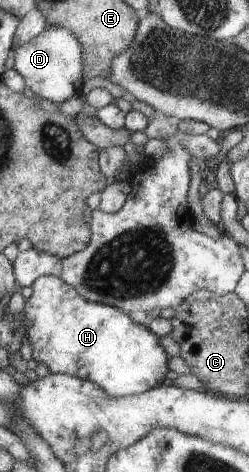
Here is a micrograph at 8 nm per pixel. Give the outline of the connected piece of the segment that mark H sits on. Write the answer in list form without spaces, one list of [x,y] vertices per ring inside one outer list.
[[[43,275],[30,286],[32,293],[24,302],[24,316],[31,322],[26,324],[26,339],[31,344],[30,358],[41,362],[49,373],[63,373],[81,380],[91,381],[109,396],[136,395],[161,385],[167,374],[167,356],[163,347],[146,324],[133,322],[117,307],[87,302],[71,285],[60,278]]]

